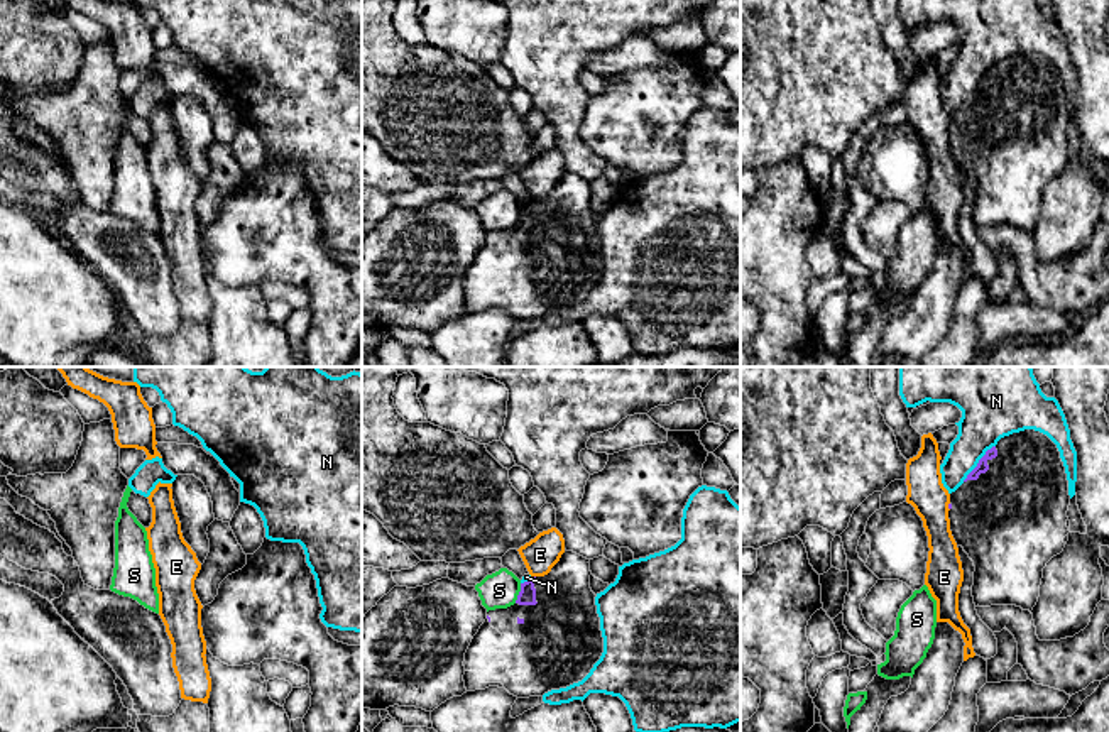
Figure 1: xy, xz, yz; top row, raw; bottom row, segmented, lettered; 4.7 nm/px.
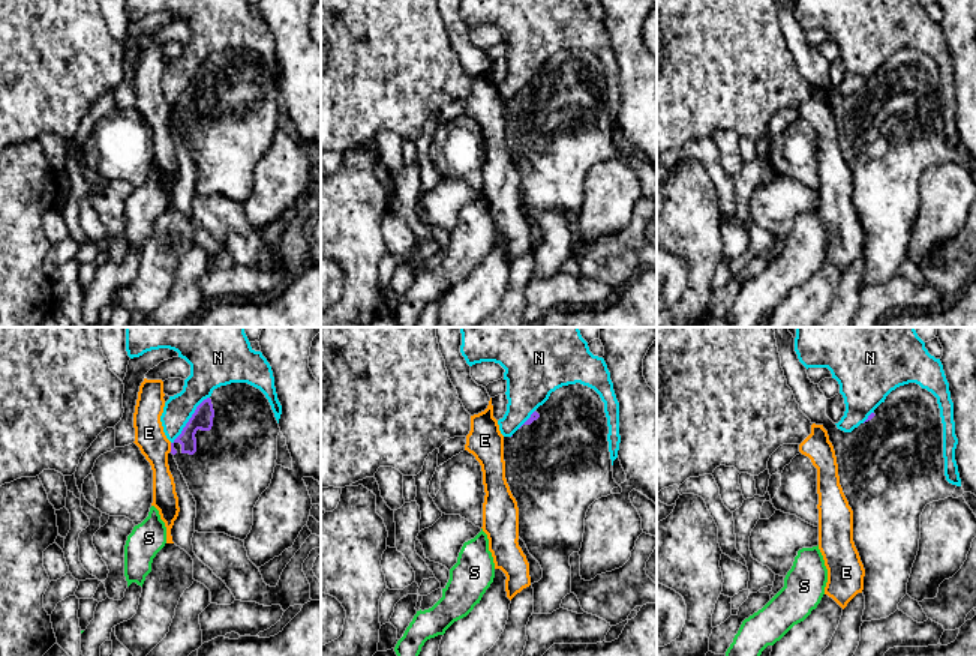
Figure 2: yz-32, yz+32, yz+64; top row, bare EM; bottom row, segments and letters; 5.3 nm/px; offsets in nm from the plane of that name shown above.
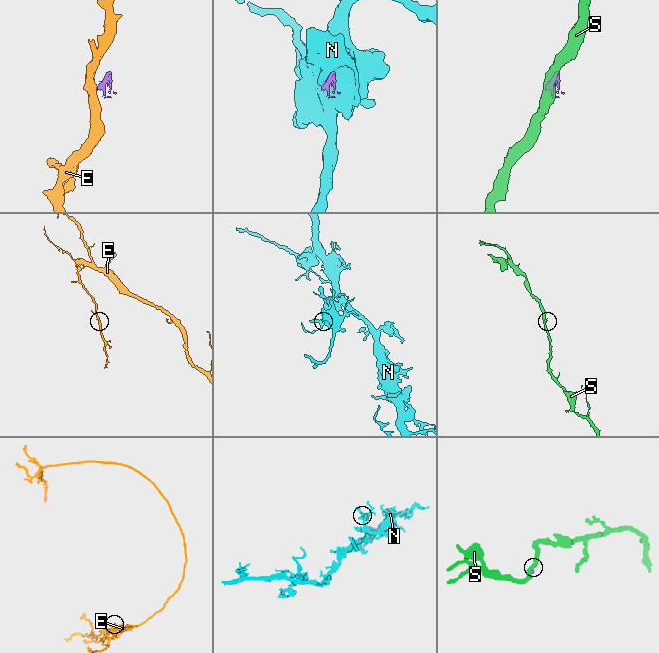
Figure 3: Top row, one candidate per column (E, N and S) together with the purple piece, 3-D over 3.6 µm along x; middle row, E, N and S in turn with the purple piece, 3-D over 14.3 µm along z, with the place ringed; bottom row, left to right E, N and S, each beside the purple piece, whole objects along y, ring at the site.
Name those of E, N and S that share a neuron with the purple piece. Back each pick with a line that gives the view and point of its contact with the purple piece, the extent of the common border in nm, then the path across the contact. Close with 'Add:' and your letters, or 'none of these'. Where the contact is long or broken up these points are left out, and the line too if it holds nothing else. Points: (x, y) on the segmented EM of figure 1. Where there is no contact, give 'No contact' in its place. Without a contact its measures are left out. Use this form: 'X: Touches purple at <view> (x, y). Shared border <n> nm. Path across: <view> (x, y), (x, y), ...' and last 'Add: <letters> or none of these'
Add: none of these

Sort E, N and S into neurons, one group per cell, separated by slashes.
E / N / S

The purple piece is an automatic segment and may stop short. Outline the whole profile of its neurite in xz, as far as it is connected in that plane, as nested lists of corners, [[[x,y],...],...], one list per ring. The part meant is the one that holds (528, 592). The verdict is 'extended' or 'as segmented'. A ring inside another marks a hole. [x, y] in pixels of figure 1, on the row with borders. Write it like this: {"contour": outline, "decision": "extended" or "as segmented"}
{"contour": [[[566,551],[544,576],[521,583],[514,605],[487,612],[465,653],[467,691],[505,688],[517,698],[543,696],[582,681],[604,653],[600,617],[590,588],[590,560]]], "decision": "extended"}

